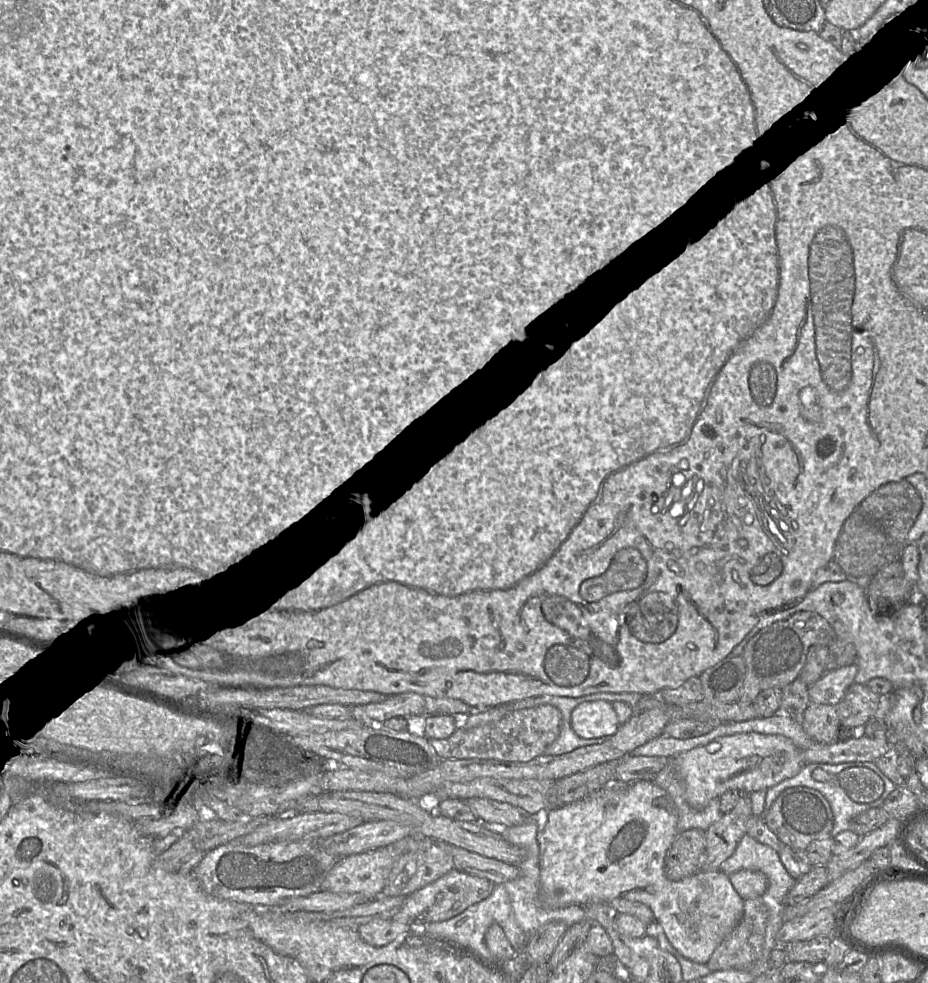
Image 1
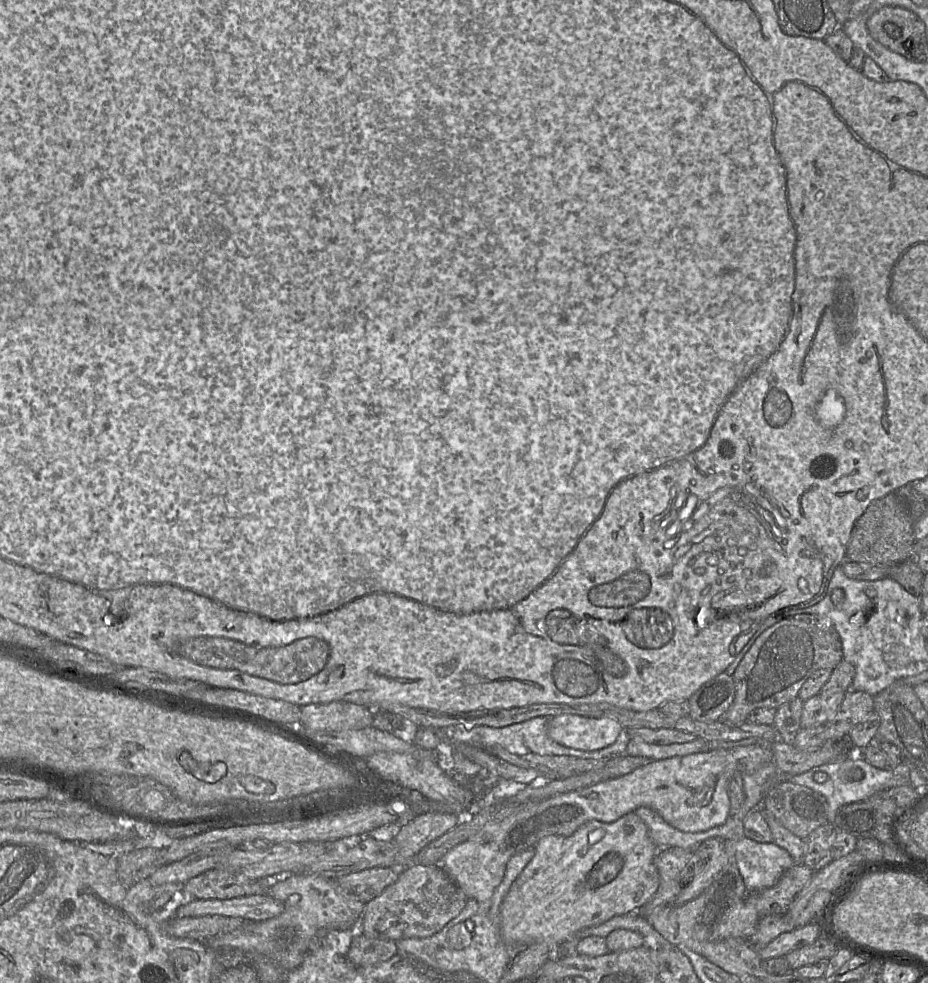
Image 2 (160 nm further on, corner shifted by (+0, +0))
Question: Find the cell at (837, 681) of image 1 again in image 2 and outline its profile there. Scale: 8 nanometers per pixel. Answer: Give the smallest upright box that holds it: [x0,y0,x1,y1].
[800,691,845,728]

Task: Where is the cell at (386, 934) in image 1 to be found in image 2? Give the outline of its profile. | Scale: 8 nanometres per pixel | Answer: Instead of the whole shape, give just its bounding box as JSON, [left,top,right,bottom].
[346,934,397,967]

